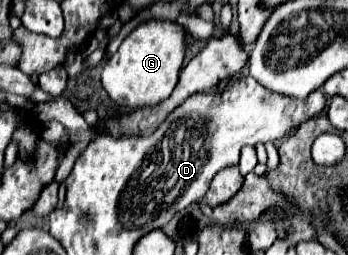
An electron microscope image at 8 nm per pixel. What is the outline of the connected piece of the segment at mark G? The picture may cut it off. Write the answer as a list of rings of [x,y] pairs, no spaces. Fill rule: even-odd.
[[[149,19],[137,29],[133,29],[117,49],[117,53],[107,61],[101,71],[101,87],[109,93],[115,103],[125,103],[127,107],[147,107],[157,105],[173,91],[177,85],[183,59],[185,59],[185,35],[187,31],[175,21]]]

